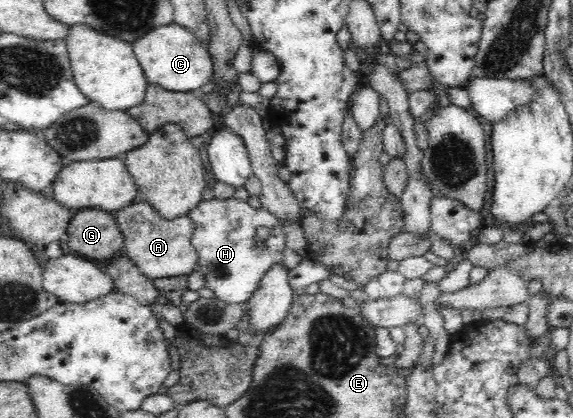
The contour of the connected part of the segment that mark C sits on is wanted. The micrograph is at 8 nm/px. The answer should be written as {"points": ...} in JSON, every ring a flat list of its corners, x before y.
{"points":[[175,21,171,25,150,29,133,43,133,48,150,85,171,93,198,93,201,87,213,82,214,63,208,45]]}

